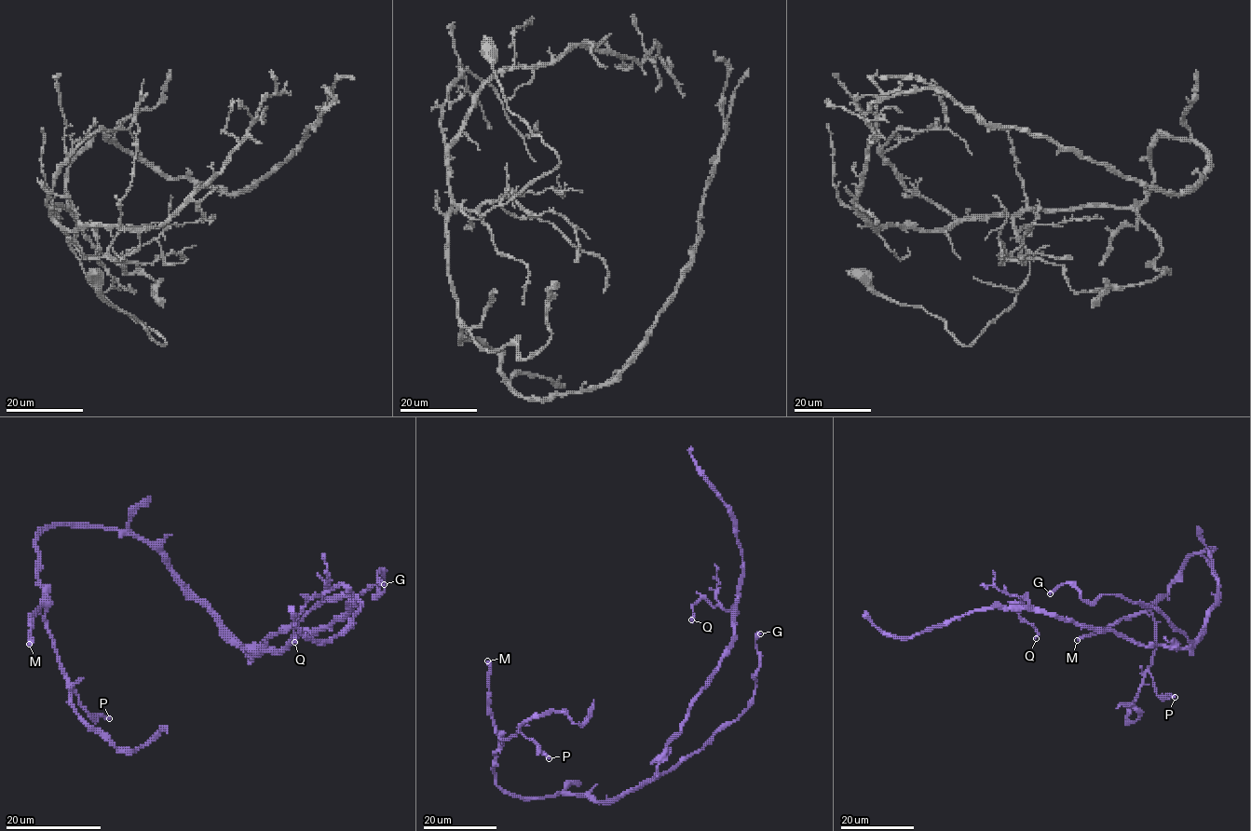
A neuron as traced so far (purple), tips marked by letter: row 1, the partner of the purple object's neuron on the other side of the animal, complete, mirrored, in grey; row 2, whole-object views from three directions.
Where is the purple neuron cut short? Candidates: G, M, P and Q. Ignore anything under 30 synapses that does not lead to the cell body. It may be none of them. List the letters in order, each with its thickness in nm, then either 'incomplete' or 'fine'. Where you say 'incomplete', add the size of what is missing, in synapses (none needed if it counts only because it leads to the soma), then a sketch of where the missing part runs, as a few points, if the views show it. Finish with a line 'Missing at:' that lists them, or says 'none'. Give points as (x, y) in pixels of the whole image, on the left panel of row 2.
G: calibre 550 nm; fine
M: calibre 440 nm; incomplete; 100 synapses; course (29, 644), (32, 659), (61, 698), (76, 735), (133, 794), (116, 787), (93, 757)
P: calibre 240 nm; fine
Q: calibre 190 nm; fine
Missing at: M

